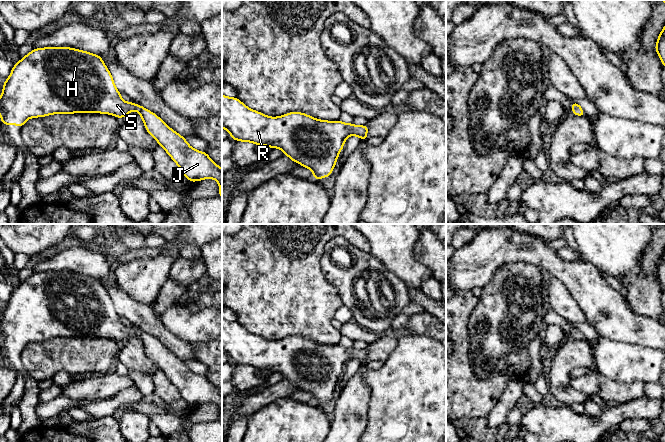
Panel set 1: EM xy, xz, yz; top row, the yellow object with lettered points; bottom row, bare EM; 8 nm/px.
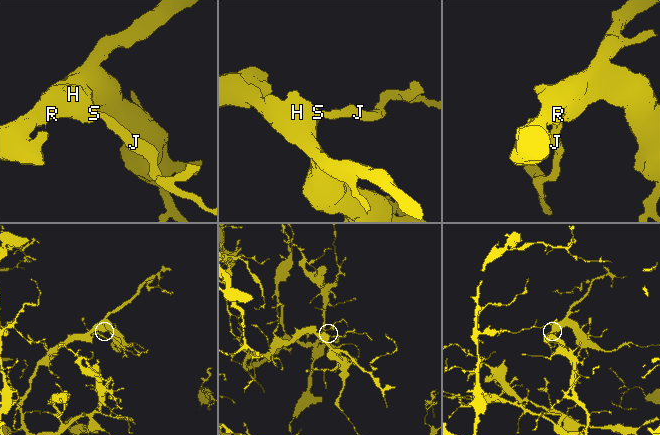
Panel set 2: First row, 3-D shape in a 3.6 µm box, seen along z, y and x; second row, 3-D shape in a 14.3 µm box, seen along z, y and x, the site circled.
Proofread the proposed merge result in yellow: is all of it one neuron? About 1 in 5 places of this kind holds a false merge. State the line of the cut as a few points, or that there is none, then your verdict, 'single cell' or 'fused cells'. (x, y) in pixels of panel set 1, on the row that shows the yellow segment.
no cut | single cell

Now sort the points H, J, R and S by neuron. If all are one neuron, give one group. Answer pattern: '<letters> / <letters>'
H J R S

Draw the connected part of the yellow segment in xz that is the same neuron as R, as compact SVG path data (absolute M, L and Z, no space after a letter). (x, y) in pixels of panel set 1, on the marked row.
M223 94L222 128L230 133L232 140L281 149L283 154L293 162L311 170L315 181L332 174L339 153L350 135L367 140L369 129L367 124L356 126L340 120L319 120L302 112L289 112L278 117L270 117L247 107L238 98L227 97Z

